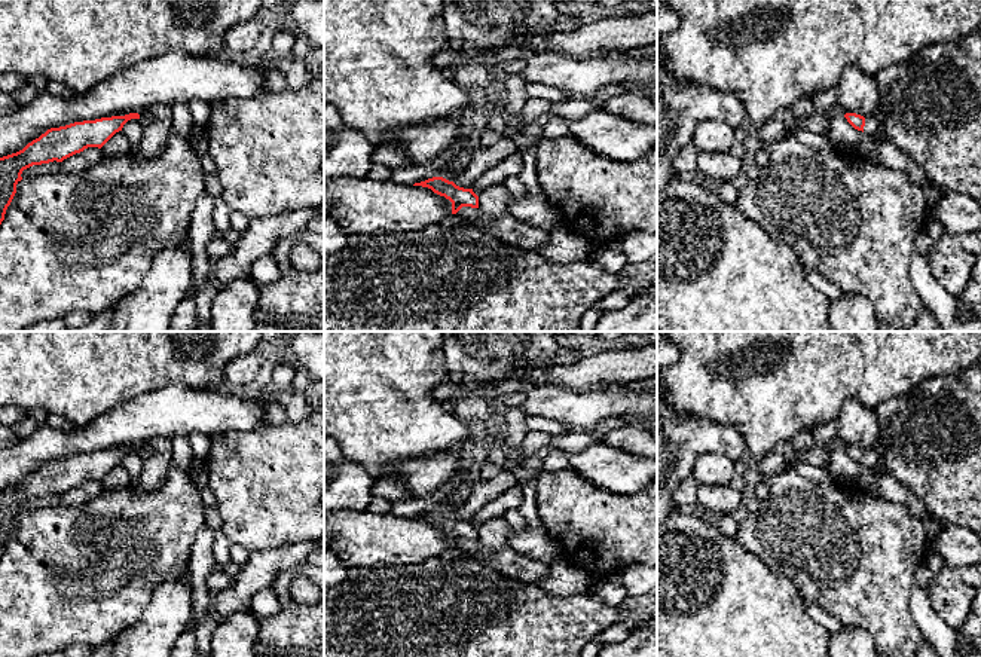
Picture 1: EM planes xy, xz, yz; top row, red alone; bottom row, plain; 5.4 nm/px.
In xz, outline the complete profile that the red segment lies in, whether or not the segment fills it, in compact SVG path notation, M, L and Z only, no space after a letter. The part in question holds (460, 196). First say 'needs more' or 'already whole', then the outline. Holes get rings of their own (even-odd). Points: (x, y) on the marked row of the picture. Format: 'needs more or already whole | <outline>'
needs more | M433 177L413 186L428 187L434 193L444 196L452 202L452 214L458 214L462 220L480 226L514 247L538 251L547 244L550 232L545 229L519 221L510 214L493 219L483 217L479 210L479 196L473 189L459 187L443 177Z

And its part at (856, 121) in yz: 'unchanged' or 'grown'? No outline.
grown

